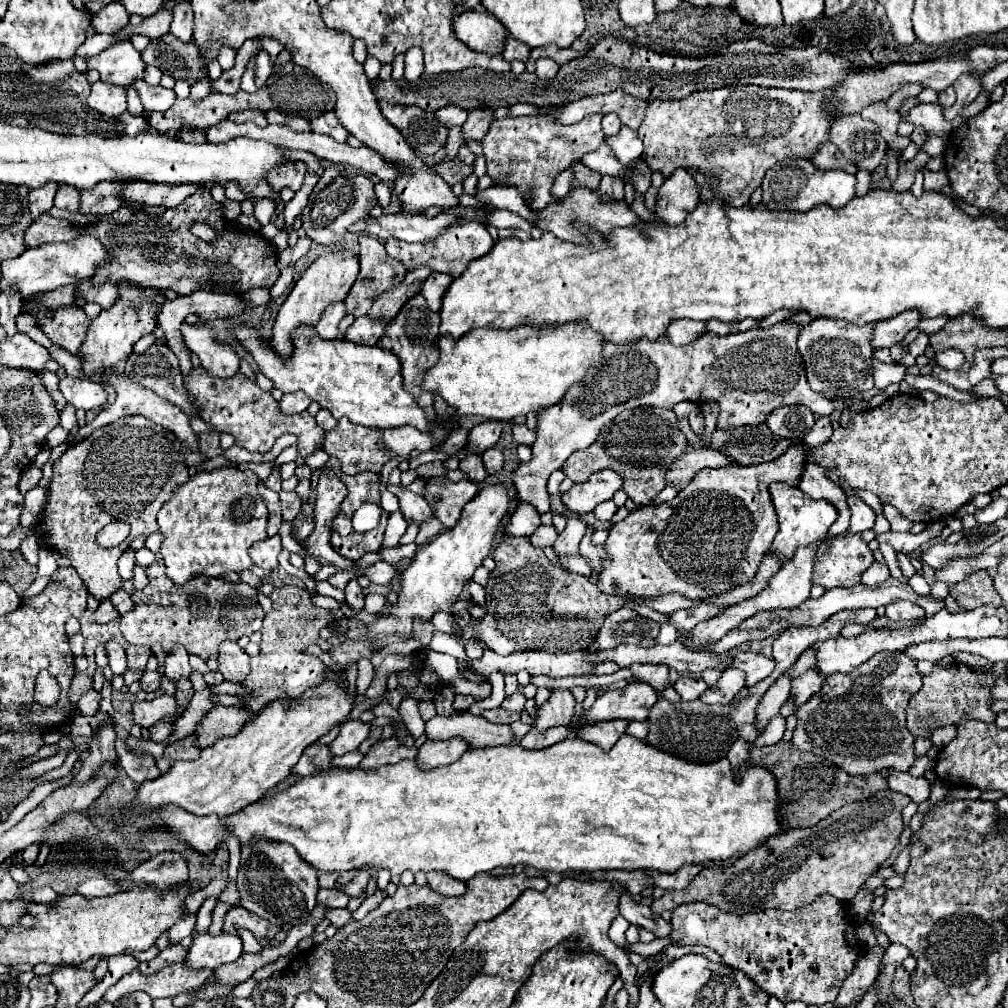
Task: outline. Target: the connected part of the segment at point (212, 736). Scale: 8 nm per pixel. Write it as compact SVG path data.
M219 704L209 712L209 716L205 716L205 720L197 724L197 730L195 730L197 744L201 748L209 748L223 736L235 736L253 718L257 718L257 714L245 708L233 708L233 706Z

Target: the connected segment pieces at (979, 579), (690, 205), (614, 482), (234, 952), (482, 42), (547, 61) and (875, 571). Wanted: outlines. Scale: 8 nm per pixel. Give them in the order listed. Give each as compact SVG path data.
M985 570L969 574L963 582L957 582L951 588L951 596L963 610L973 610L979 606L1001 606L1001 596L993 588L993 580Z
M677 168L673 176L665 180L665 184L659 188L659 196L655 202L655 214L665 222L665 224L681 224L693 208L699 204L699 192L693 176L689 172L683 172Z
M599 472L597 476L591 476L587 482L575 484L571 490L561 494L563 506L573 512L575 516L583 516L593 512L593 508L609 498L613 498L615 490L619 490L623 484L621 476L617 472Z
M201 934L195 936L183 964L191 970L213 970L227 962L235 962L243 952L241 938L235 934Z
M467 10L453 18L455 36L475 52L501 54L507 32L505 26L483 10Z
M539 58L537 60L537 68L535 68L535 74L539 76L539 78L553 78L555 74L557 74L557 68L559 68L559 64L555 62L555 60L551 60L551 58Z
M873 562L871 568L867 568L867 570L861 574L861 584L865 584L865 586L879 586L879 584L883 584L887 578L889 578L887 566L885 566L885 564L879 564L879 562Z

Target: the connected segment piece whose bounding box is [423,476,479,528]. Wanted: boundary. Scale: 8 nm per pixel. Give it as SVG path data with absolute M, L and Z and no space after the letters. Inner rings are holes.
M445 476L431 478L425 484L425 500L433 508L435 516L441 520L445 528L453 528L459 520L461 508L467 500L471 500L477 494L477 484L471 480L459 480L451 482Z

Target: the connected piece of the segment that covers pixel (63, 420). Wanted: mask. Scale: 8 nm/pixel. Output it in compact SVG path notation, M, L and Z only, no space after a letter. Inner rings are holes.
M65 406L65 410L59 416L59 424L63 428L75 428L77 426L77 418L75 418L75 408L73 406Z

